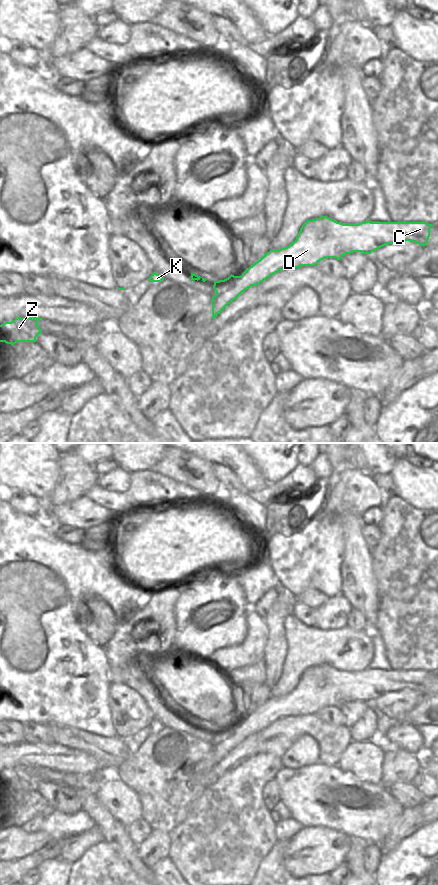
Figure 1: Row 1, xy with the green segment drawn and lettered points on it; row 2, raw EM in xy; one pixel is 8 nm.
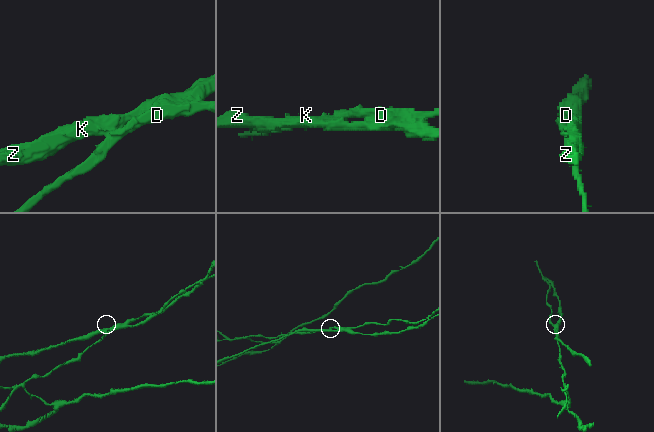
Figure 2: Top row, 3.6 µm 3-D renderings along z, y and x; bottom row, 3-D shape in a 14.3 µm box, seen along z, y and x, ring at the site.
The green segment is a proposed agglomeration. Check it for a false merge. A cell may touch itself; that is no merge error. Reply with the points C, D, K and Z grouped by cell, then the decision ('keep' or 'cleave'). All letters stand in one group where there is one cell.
C D / K Z | cleave

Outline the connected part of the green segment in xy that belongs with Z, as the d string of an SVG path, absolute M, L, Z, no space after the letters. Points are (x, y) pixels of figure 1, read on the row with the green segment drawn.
M15 318L11 322L0 325L0 342L14 345L17 342L36 342L36 337L42 333L37 322L42 318Z

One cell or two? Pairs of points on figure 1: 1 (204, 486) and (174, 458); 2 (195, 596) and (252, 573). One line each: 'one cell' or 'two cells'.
1: one cell
2: two cells

